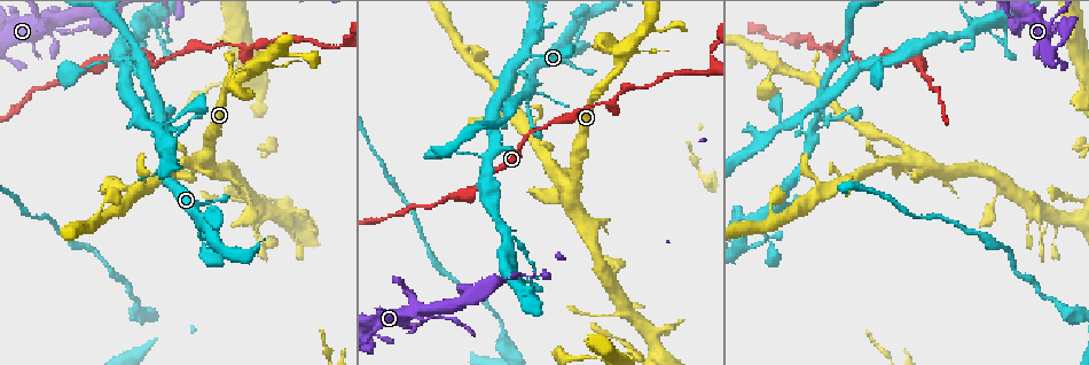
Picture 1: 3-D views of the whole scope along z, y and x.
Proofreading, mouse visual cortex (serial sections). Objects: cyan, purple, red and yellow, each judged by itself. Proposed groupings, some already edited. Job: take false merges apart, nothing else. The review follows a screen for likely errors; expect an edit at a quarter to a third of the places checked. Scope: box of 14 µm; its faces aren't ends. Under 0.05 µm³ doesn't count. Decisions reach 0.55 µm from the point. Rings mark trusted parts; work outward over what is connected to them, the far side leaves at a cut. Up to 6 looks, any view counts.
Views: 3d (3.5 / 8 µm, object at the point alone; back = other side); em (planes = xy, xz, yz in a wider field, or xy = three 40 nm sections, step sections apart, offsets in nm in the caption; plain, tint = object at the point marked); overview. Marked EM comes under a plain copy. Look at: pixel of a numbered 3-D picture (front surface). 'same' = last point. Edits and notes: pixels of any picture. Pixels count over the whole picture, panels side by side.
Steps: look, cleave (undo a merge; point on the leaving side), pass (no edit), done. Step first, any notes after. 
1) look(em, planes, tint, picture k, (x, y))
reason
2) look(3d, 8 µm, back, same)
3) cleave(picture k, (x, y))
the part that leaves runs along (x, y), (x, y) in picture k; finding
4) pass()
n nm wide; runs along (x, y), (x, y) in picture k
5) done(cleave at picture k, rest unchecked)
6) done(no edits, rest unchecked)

look(3d, 8 µm, picture 1, (145, 63))
abrupt turn

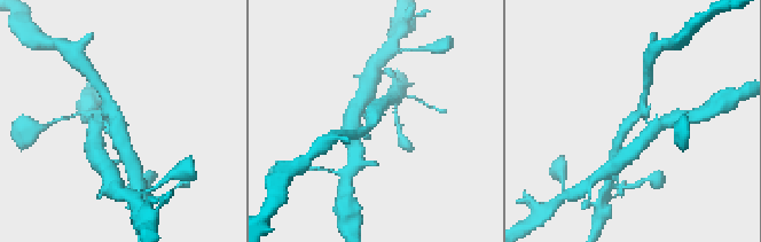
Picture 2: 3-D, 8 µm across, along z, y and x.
look(em, xy, step 1, tint, picture 2, (373, 122))
3 arms; arms of 150, 250, 350 nm

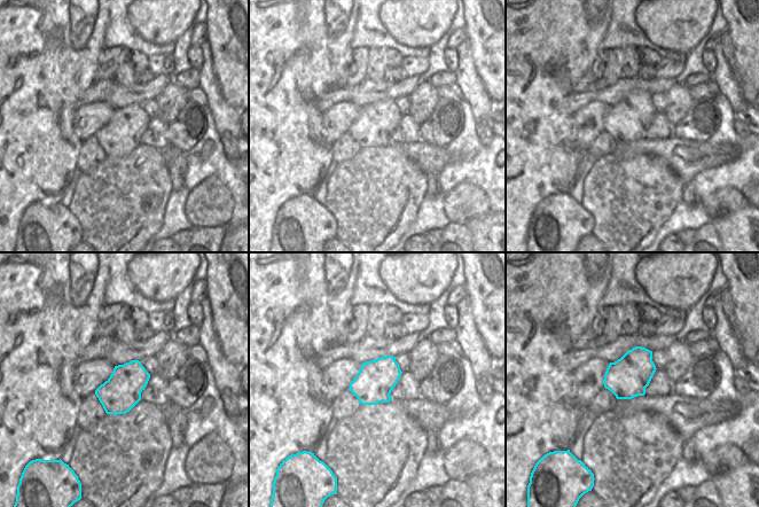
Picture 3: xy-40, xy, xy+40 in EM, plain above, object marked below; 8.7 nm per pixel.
pass()
one cell here

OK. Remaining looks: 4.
look(3d, 8 µm, picture 1, (244, 48))
abrupt turn

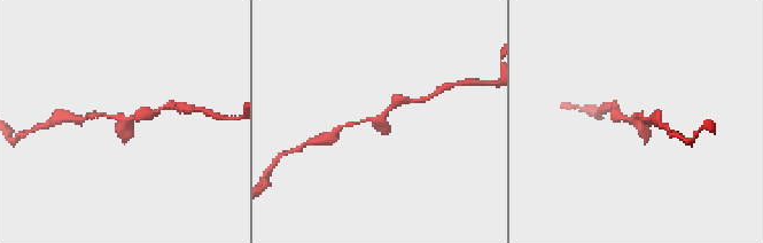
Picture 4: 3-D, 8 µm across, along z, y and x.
look(3d, 3.5 µm, picture 4, (376, 118))

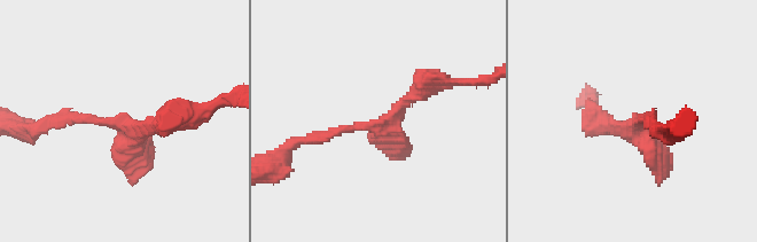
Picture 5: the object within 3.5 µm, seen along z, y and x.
look(em, planes, tint, picture 5, (125, 126))

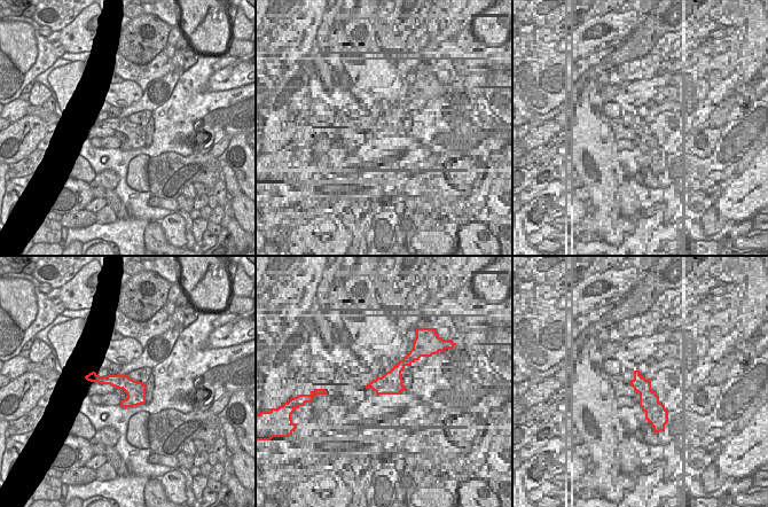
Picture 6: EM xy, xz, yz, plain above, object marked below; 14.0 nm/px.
pass()
runs along (305, 140), (380, 126), (443, 82) in picture 5; all the same cell

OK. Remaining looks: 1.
done(no edits, rest unchecked)

